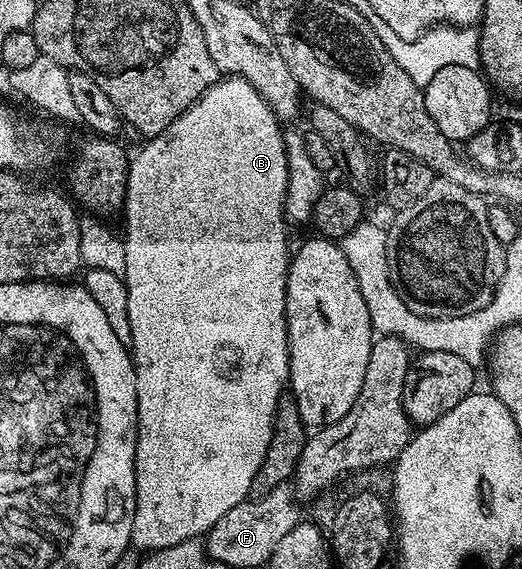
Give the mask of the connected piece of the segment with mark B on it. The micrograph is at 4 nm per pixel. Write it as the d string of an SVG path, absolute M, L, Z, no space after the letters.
M223 77L213 84L201 99L185 113L181 113L175 122L170 123L160 135L146 140L147 148L139 155L139 179L147 183L147 191L128 190L123 204L122 214L127 215L127 232L121 235L124 245L125 269L123 271L123 284L127 287L127 300L129 301L129 329L131 341L129 344L130 354L135 364L135 380L137 381L137 405L139 406L139 426L135 440L135 516L133 517L133 533L131 534L131 547L139 550L139 553L160 551L166 547L172 547L178 543L184 543L186 539L199 539L206 536L207 530L225 517L229 509L233 509L238 503L244 502L252 494L255 477L267 456L267 450L271 447L271 436L275 433L275 420L280 399L284 398L285 388L289 383L291 370L289 369L289 349L287 348L287 269L289 266L289 250L287 251L287 229L285 222L284 200L287 197L287 157L284 147L284 132L281 130L280 120L268 107L267 103L253 89L253 85L246 83L238 77Z

